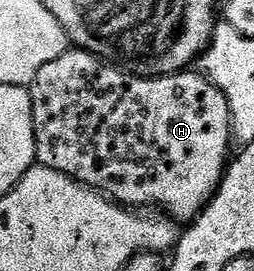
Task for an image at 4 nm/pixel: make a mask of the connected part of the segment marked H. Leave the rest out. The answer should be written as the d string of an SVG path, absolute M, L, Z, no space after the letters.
M70 50L64 52L55 62L47 62L39 74L35 74L33 83L29 88L29 97L33 100L33 129L35 130L35 146L37 147L36 163L42 164L42 169L53 174L70 176L72 180L78 180L86 184L88 188L96 188L105 193L110 200L116 200L118 204L130 210L157 210L162 208L162 213L167 214L168 219L174 222L192 222L203 211L206 204L217 192L221 180L225 176L226 167L231 159L229 143L234 143L233 115L231 106L223 94L211 83L209 77L197 70L186 70L175 76L139 76L120 66L114 66L99 56L92 56L90 52Z

